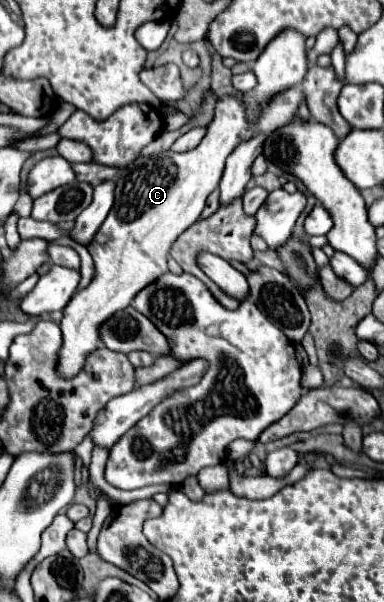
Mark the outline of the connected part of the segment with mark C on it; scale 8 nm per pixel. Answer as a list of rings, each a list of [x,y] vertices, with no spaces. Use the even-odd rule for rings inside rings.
[[[290,87],[260,107],[258,119],[248,123],[244,101],[236,99],[234,95],[224,95],[218,99],[214,119],[206,127],[206,135],[194,151],[166,151],[164,155],[140,157],[122,171],[116,181],[114,207],[110,209],[102,227],[96,231],[94,239],[88,243],[88,251],[96,265],[96,275],[92,283],[86,289],[74,293],[70,303],[64,307],[64,319],[60,323],[64,347],[60,349],[58,359],[62,375],[72,377],[80,371],[86,351],[94,351],[98,345],[96,327],[104,319],[112,317],[118,309],[128,307],[136,291],[168,271],[166,259],[172,243],[182,231],[198,221],[206,205],[206,197],[218,187],[226,157],[242,141],[252,139],[254,135],[272,133],[288,123],[288,119],[294,119],[302,99],[302,89]]]

